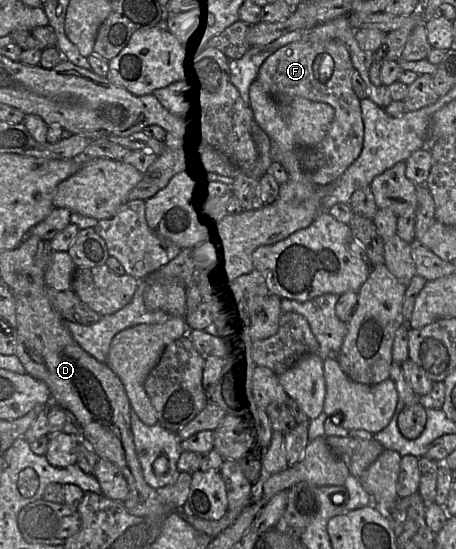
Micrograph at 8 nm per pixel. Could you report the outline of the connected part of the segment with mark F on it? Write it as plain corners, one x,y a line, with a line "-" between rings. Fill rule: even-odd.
340,40
289,43
267,59
259,70
257,80
275,100
303,97
326,103
334,109
334,120
323,140
313,148
297,152
303,169
315,185
327,185
339,178
362,152
364,123
360,100
351,82
355,71
350,53

